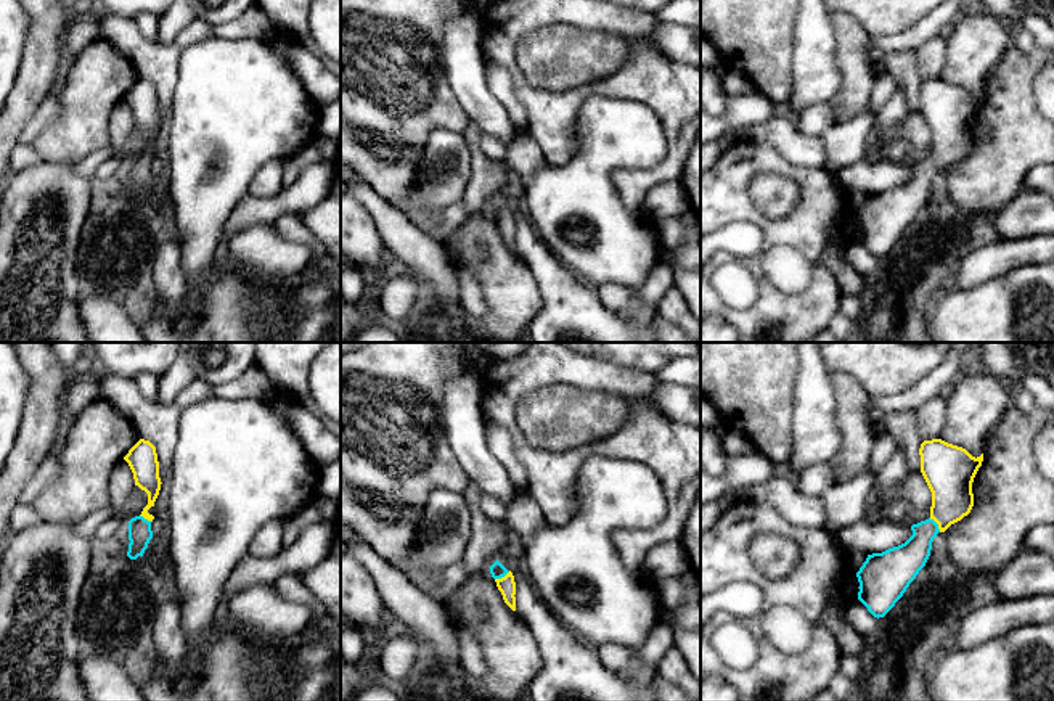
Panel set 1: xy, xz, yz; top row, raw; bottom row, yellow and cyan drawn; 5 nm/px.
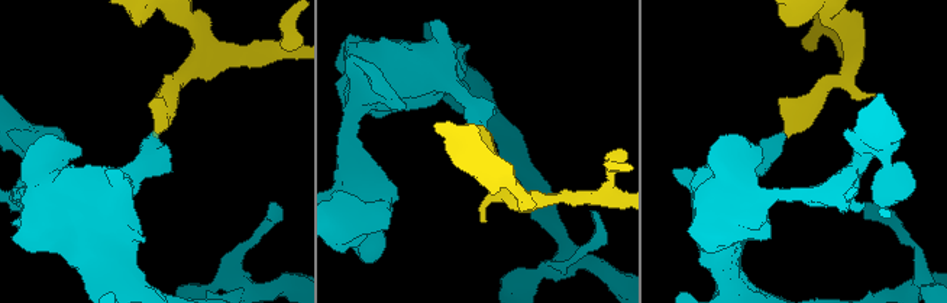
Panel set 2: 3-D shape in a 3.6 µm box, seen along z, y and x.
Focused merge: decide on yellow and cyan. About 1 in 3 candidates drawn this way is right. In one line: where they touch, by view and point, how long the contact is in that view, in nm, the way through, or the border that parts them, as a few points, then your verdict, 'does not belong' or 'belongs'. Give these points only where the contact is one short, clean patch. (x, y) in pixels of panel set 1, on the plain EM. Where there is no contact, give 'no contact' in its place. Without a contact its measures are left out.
meets yellow in yz at (937, 163); contact 90 nm long; runs through yz (950, 114), (950, 145), (937, 163), (905, 201); belongs

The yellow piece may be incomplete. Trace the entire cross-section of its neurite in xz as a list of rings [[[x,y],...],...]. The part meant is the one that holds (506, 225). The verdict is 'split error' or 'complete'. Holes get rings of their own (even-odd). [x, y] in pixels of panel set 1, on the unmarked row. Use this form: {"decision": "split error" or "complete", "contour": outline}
{"decision": "split error", "contour": [[[498,199],[490,206],[490,214],[503,235],[505,243],[516,251],[516,222],[511,211],[508,211]]]}

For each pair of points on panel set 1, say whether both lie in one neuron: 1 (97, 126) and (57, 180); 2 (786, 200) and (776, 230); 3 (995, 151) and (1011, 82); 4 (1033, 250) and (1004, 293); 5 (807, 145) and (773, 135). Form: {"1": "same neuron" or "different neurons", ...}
{"1": "different neurons", "2": "different neurons", "3": "same neuron", "4": "different neurons", "5": "same neuron"}

